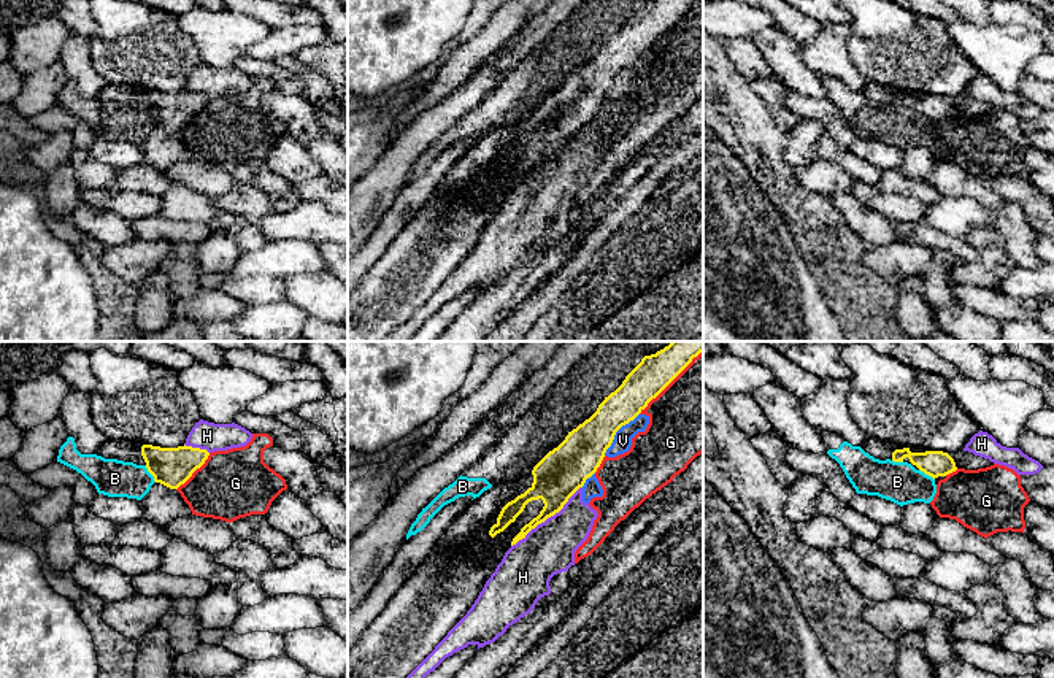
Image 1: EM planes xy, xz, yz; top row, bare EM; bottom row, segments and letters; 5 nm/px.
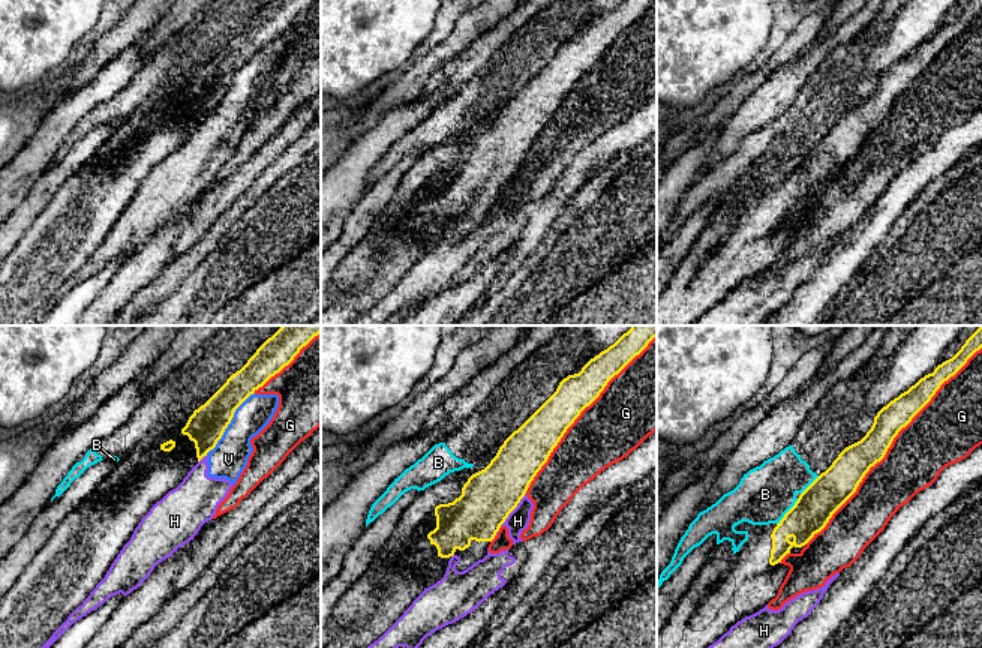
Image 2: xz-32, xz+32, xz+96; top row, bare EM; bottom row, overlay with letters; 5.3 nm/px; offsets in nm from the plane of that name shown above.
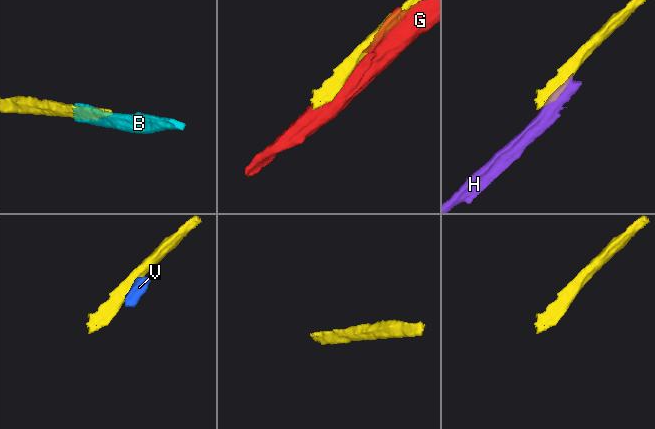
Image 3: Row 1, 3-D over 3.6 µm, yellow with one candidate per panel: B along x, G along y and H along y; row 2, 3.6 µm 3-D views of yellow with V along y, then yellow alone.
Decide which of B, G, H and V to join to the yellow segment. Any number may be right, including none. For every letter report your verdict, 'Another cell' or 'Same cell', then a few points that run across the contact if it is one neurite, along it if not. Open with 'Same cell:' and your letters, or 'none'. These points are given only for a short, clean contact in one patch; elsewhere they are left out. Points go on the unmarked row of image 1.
Same cell: none
B: Another cell. Line: xy (145, 110), (156, 126)
G: Another cell
H: Another cell
V: Another cell. Line: xz (638, 57), (616, 77), (603, 99)

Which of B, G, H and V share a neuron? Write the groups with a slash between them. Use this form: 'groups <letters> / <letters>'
groups B / G / H V

